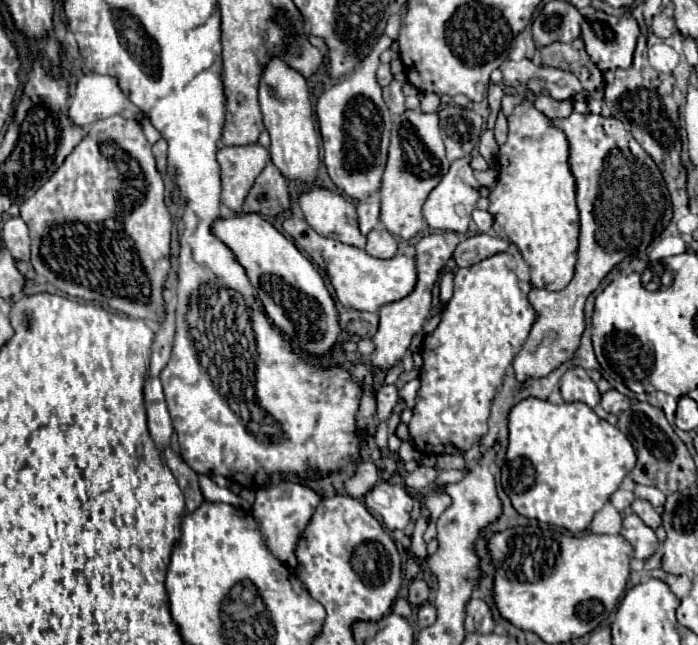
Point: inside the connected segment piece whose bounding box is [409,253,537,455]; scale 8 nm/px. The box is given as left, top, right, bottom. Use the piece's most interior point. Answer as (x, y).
(484, 325)

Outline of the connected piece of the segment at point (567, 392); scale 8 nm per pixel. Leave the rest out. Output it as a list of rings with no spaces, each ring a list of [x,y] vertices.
[[[571,367],[561,377],[561,395],[567,403],[581,401],[589,407],[595,407],[601,399],[597,385],[591,381],[589,373],[583,367]]]

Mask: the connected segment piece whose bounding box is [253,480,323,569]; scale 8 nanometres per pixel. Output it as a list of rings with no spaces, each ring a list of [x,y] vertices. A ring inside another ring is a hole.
[[[287,480],[257,489],[257,499],[253,503],[253,517],[259,523],[261,533],[265,535],[265,543],[267,543],[269,551],[273,551],[273,555],[277,555],[277,559],[281,559],[281,563],[285,563],[291,569],[297,567],[295,545],[297,545],[301,533],[305,531],[305,527],[309,525],[313,511],[321,499],[323,499],[323,495],[309,489],[307,485],[291,483]]]

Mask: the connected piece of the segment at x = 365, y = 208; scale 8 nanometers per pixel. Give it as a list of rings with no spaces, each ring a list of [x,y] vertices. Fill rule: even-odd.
[[[357,203],[357,215],[359,215],[359,229],[363,235],[367,235],[371,229],[379,225],[379,205],[377,203]]]

